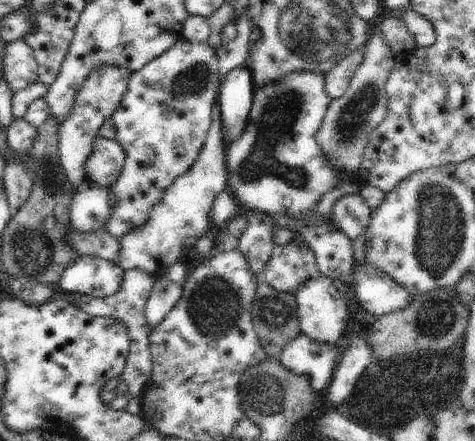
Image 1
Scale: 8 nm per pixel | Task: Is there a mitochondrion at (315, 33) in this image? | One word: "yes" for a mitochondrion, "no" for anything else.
yes

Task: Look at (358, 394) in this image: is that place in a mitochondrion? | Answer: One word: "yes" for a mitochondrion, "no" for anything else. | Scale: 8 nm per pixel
no

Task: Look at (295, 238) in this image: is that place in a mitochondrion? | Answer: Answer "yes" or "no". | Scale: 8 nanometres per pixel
no

